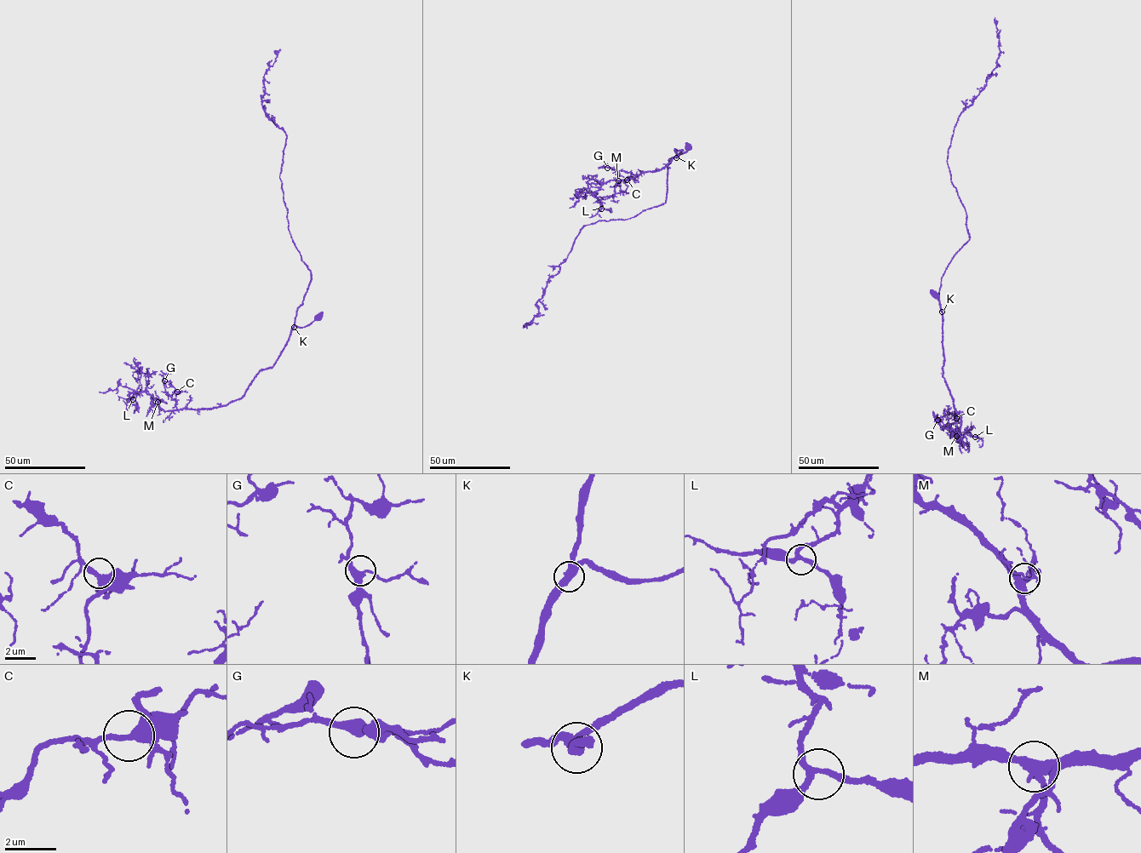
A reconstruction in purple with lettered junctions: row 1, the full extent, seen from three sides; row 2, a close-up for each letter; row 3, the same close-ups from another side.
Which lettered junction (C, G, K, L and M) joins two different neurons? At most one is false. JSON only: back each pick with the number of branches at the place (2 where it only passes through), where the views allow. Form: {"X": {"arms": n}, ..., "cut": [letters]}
{"cut": []}

